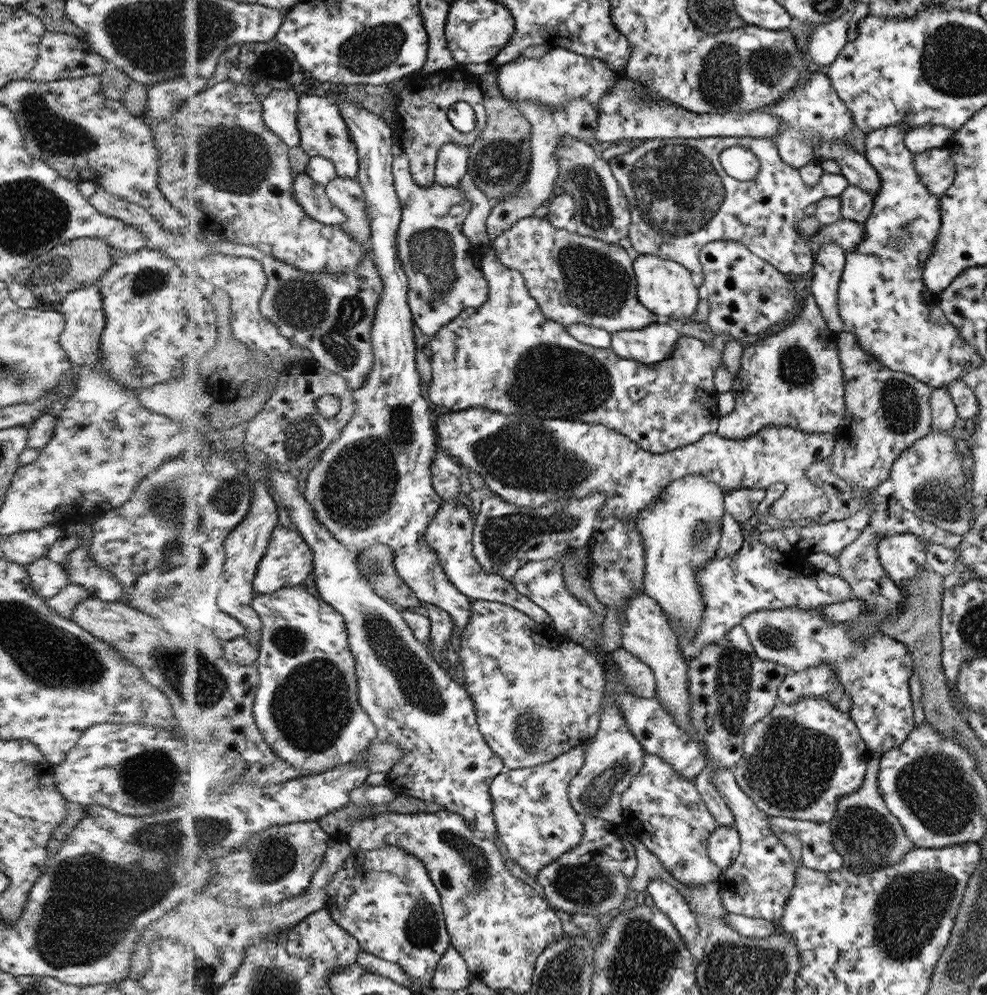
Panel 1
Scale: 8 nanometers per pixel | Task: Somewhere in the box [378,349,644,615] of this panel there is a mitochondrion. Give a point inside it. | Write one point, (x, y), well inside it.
(522, 455)

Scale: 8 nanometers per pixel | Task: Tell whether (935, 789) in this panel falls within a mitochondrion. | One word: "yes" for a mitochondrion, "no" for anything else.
yes

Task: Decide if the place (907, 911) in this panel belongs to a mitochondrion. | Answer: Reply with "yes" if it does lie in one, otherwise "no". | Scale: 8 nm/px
yes

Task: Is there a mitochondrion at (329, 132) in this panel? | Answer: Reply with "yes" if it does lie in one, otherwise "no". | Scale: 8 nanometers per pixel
yes

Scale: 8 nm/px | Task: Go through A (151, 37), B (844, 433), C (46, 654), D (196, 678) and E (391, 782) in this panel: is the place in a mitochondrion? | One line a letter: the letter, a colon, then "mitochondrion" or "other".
A: mitochondrion
B: other
C: mitochondrion
D: mitochondrion
E: other

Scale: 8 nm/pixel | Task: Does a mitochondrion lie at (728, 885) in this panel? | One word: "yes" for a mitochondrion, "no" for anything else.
no

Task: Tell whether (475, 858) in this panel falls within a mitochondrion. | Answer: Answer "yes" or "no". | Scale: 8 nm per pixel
yes

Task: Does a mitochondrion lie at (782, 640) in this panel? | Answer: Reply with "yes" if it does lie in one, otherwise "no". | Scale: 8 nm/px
yes

